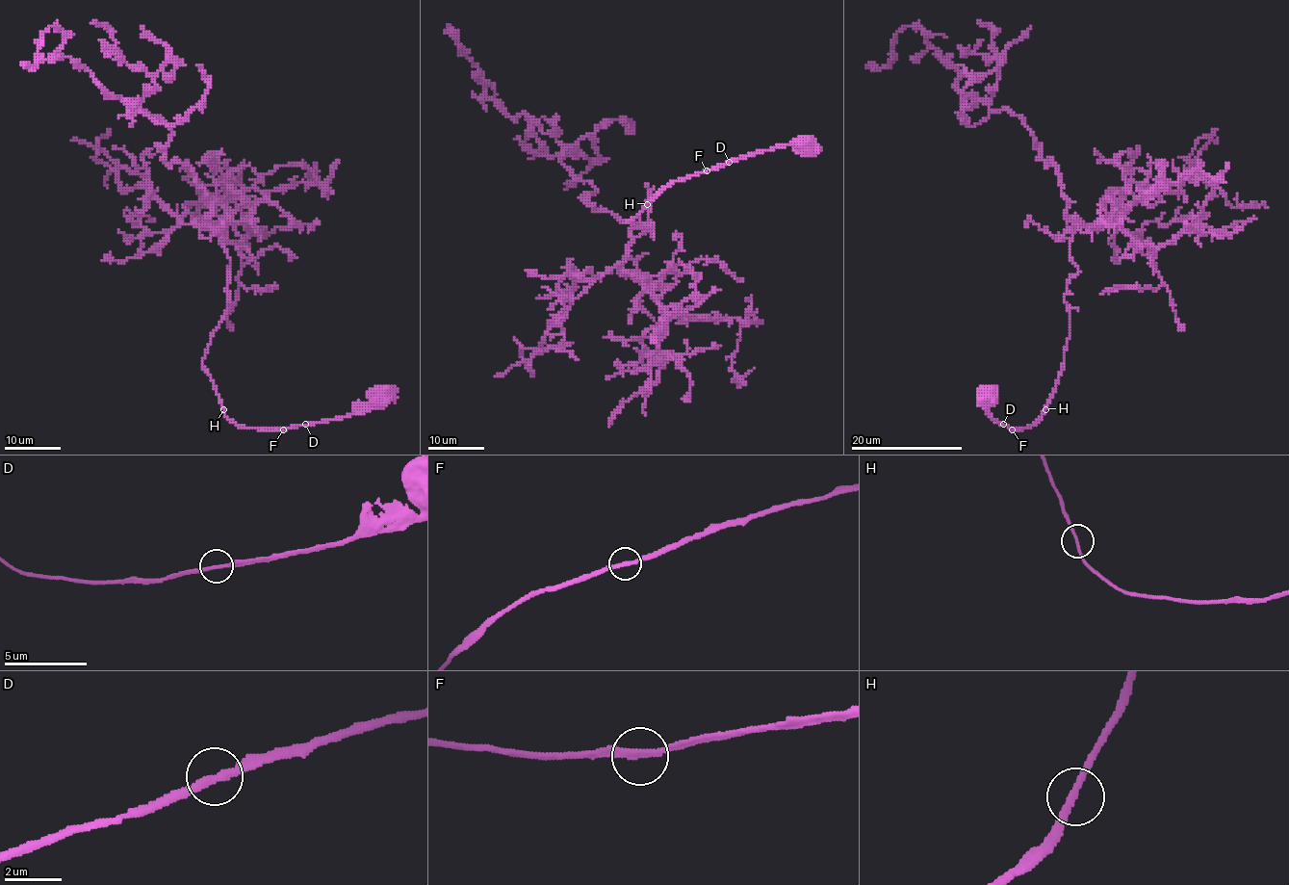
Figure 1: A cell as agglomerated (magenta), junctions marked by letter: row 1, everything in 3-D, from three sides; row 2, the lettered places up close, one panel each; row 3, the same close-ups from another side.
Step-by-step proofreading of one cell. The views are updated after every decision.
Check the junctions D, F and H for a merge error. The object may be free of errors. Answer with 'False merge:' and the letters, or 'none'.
False merge: none

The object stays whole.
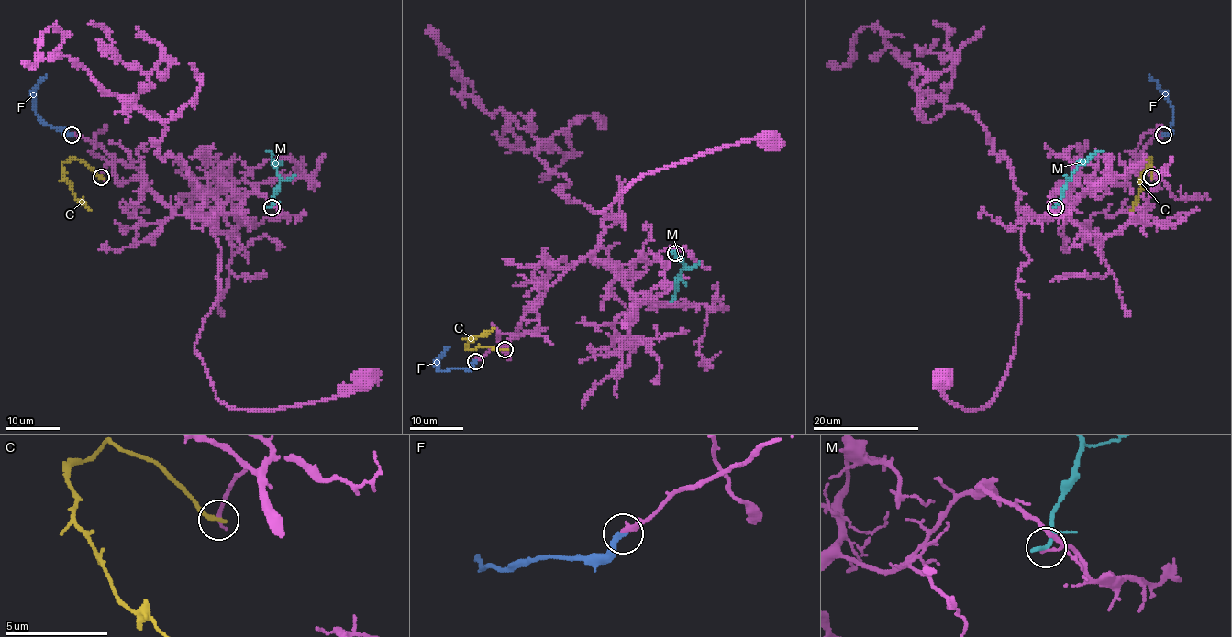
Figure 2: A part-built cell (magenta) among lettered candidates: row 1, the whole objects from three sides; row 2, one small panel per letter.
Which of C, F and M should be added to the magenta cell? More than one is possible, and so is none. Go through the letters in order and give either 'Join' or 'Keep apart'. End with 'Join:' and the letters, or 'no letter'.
C: Keep apart
F: Join
M: Keep apart
Join: F

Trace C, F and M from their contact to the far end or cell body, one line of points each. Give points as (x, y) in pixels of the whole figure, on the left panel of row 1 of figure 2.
C: (101, 177), (83, 161), (72, 158), (62, 164), (72, 194), (90, 209)
F: (72, 135), (48, 126), (36, 112), (33, 90), (38, 81), (46, 75)
M: (271, 206), (280, 177), (272, 156), (267, 150)

